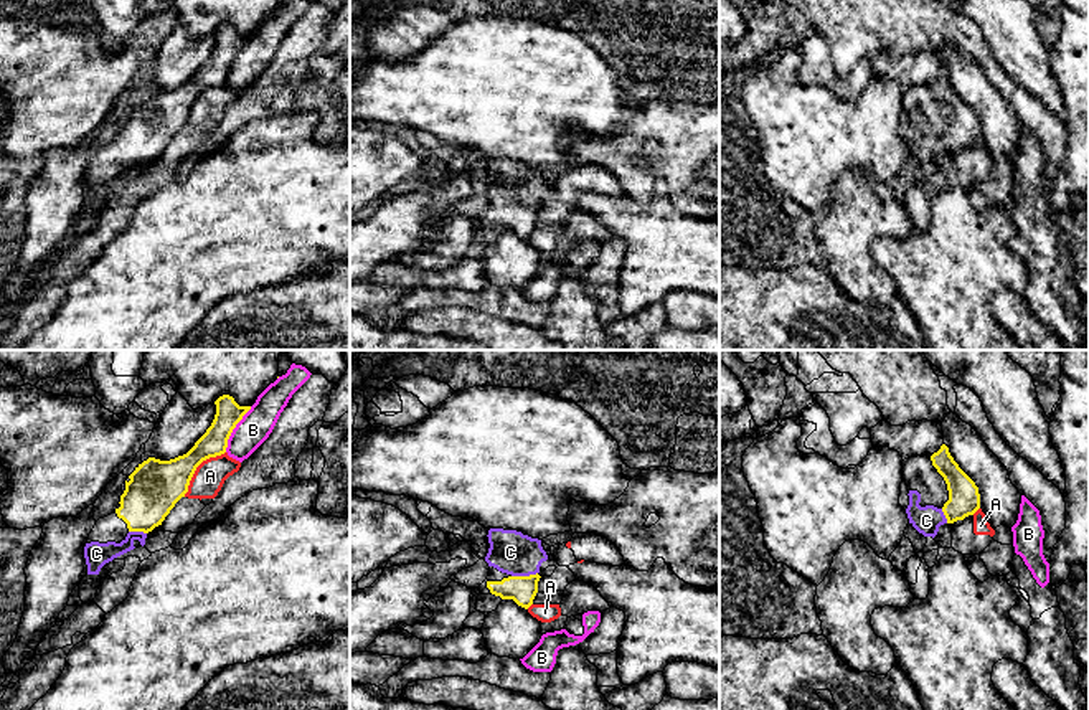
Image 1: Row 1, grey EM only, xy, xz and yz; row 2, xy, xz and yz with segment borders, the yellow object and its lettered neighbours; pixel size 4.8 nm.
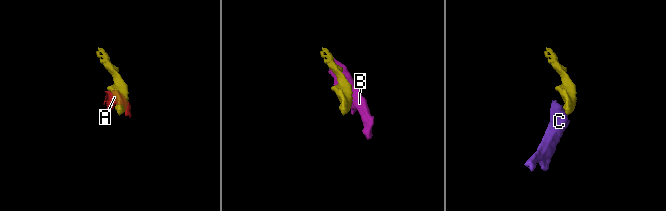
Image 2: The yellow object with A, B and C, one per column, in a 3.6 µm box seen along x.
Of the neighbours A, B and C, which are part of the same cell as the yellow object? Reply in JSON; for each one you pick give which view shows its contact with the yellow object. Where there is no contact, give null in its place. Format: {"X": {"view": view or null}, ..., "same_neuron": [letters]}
{"C": {"view": "xz"}, "same_neuron": ["C"]}

